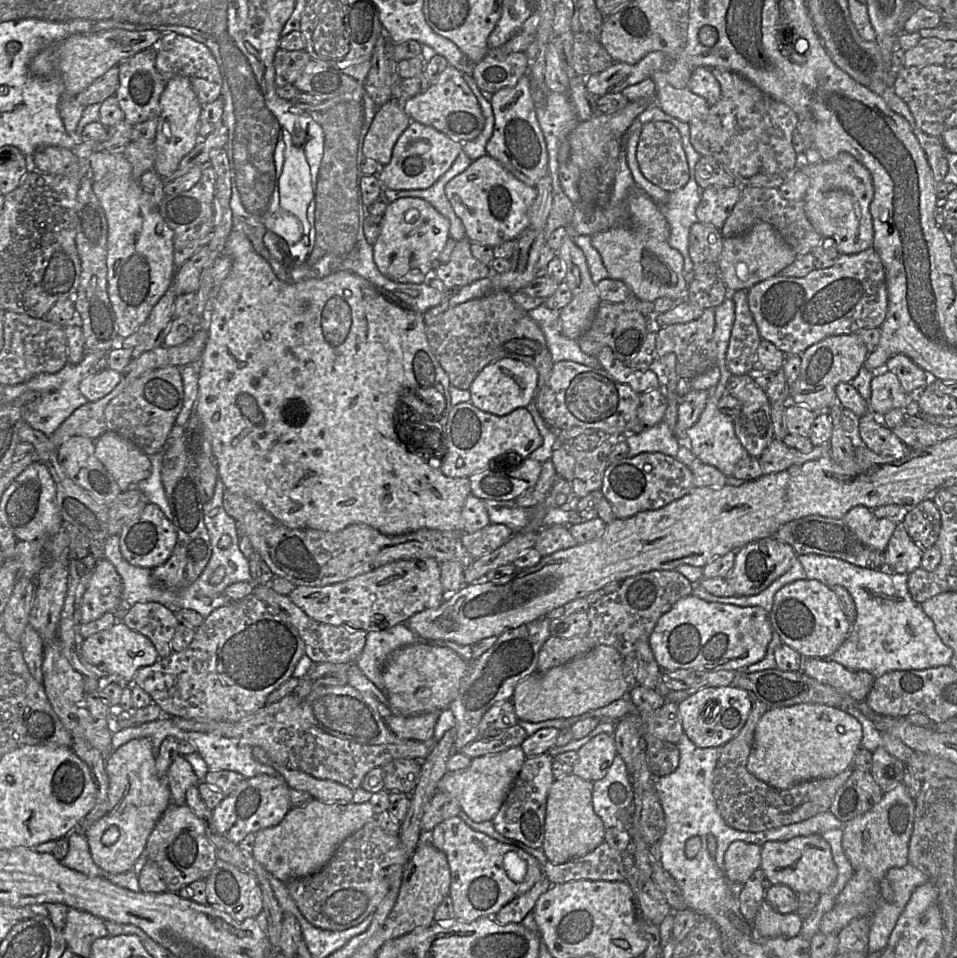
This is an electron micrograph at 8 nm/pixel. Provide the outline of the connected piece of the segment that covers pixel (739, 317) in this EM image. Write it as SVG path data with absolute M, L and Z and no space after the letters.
M740 289L729 293L735 303L735 320L726 352L726 366L733 375L752 371L762 340L749 309L747 291Z

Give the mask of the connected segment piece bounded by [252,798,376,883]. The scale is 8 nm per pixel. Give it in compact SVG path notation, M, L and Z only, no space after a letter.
M313 798L301 807L292 807L276 826L256 832L253 858L272 876L286 883L320 871L340 844L362 828L376 814L370 802L324 802Z

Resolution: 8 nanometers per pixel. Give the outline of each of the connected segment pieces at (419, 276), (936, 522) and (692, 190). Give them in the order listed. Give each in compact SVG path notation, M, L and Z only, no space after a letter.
M404 197L391 202L382 215L382 226L373 245L373 259L378 270L394 282L426 282L432 274L432 260L449 238L449 228L449 220L426 200Z
M925 499L902 515L908 535L923 550L935 545L940 529L941 515L933 499Z
M651 103L643 112L641 112L637 119L642 123L650 122L650 121L666 121L674 125L682 139L683 149L686 154L687 163L689 167L689 180L688 182L681 188L669 192L669 197L667 203L664 205L658 205L661 213L666 218L669 229L670 235L668 239L669 245L676 249L683 257L683 275L685 273L690 272L693 270L694 262L691 260L689 253L688 253L688 241L689 241L689 232L691 226L698 222L698 218L696 216L696 208L700 202L701 191L702 189L699 187L698 183L695 179L695 166L702 155L700 155L693 147L690 141L690 132L689 132L689 125L688 123L682 122L681 120L674 118L661 110L661 108L656 105L655 103Z

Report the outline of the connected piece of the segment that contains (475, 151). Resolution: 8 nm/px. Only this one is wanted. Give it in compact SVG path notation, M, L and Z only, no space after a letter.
M462 73L462 78L474 94L485 118L485 124L482 132L473 140L463 142L462 151L473 161L487 154L486 145L489 141L494 127L494 115L489 101L481 94L480 89L476 85L474 79L465 73Z

